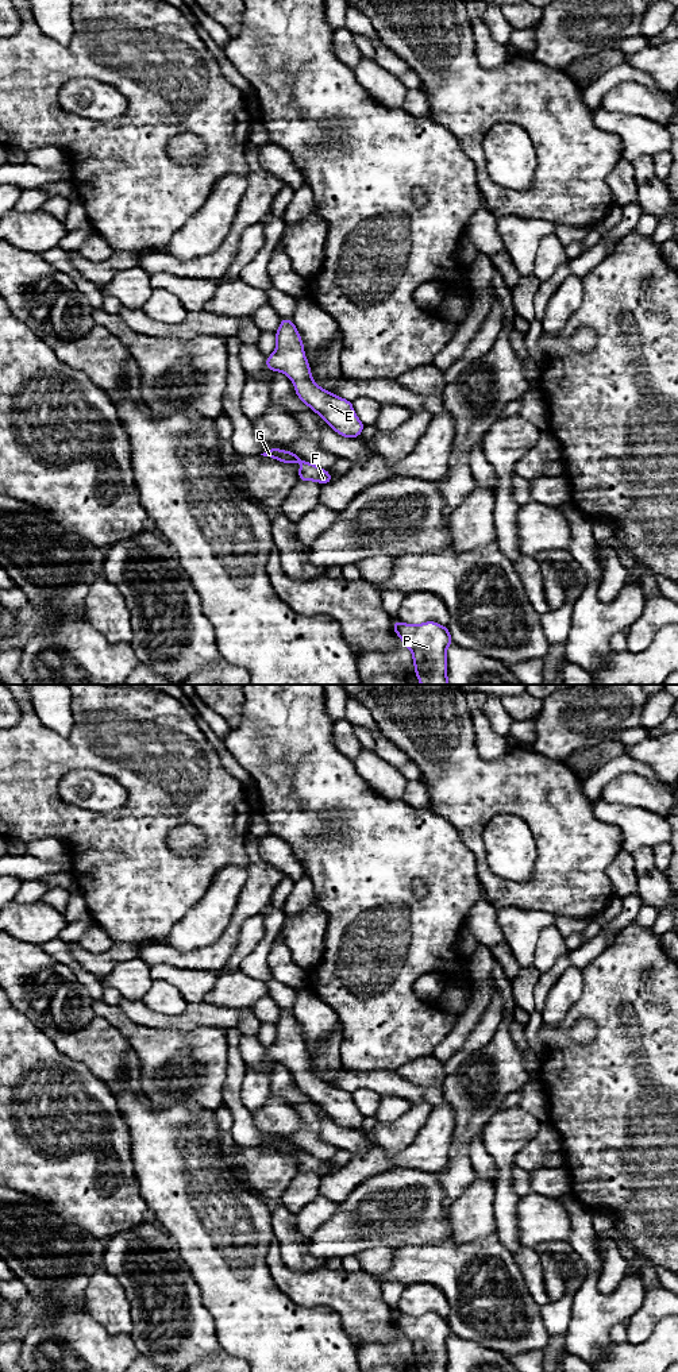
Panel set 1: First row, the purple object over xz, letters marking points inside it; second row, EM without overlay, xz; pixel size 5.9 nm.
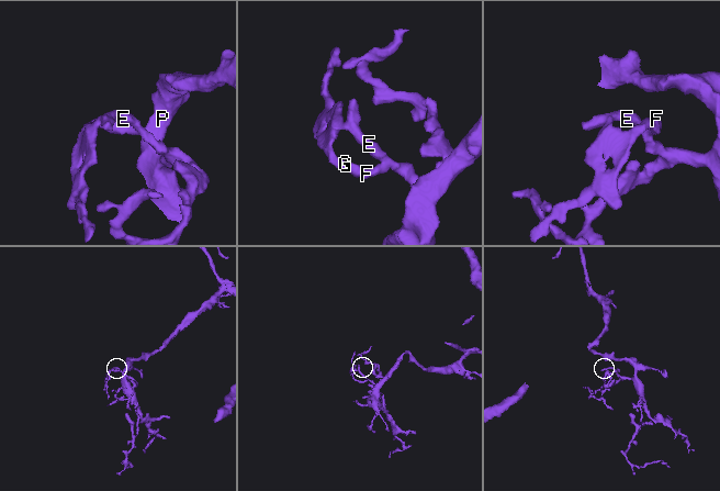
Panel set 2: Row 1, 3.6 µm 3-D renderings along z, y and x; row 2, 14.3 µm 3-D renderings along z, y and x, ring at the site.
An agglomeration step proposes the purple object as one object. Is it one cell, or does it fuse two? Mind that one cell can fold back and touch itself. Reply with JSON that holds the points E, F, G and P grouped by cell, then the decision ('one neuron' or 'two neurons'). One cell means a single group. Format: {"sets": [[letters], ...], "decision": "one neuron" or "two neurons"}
{"sets": [["E", "F", "G", "P"]], "decision": "one neuron"}

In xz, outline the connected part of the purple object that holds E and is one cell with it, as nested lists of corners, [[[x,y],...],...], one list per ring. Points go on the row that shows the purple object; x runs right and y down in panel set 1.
[[[292,319],[281,320],[280,329],[276,332],[276,346],[276,351],[266,358],[266,367],[286,374],[298,398],[319,413],[335,432],[357,439],[365,425],[355,416],[353,402],[313,382],[301,336]]]

